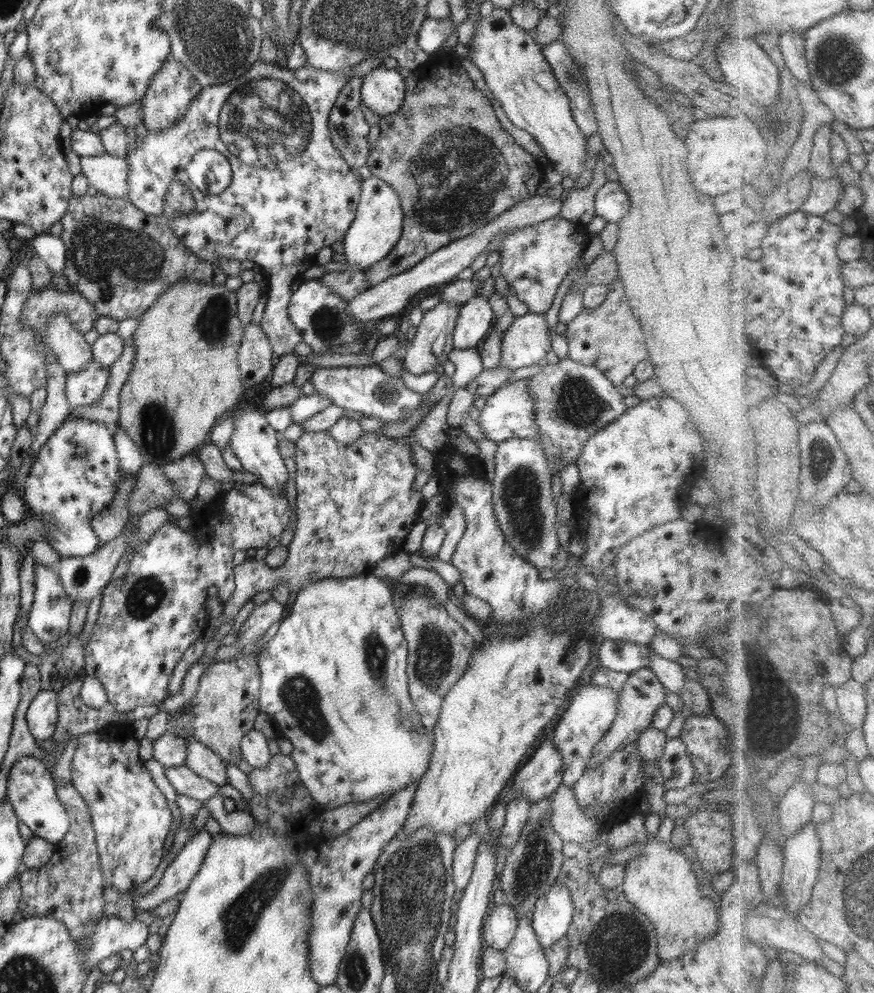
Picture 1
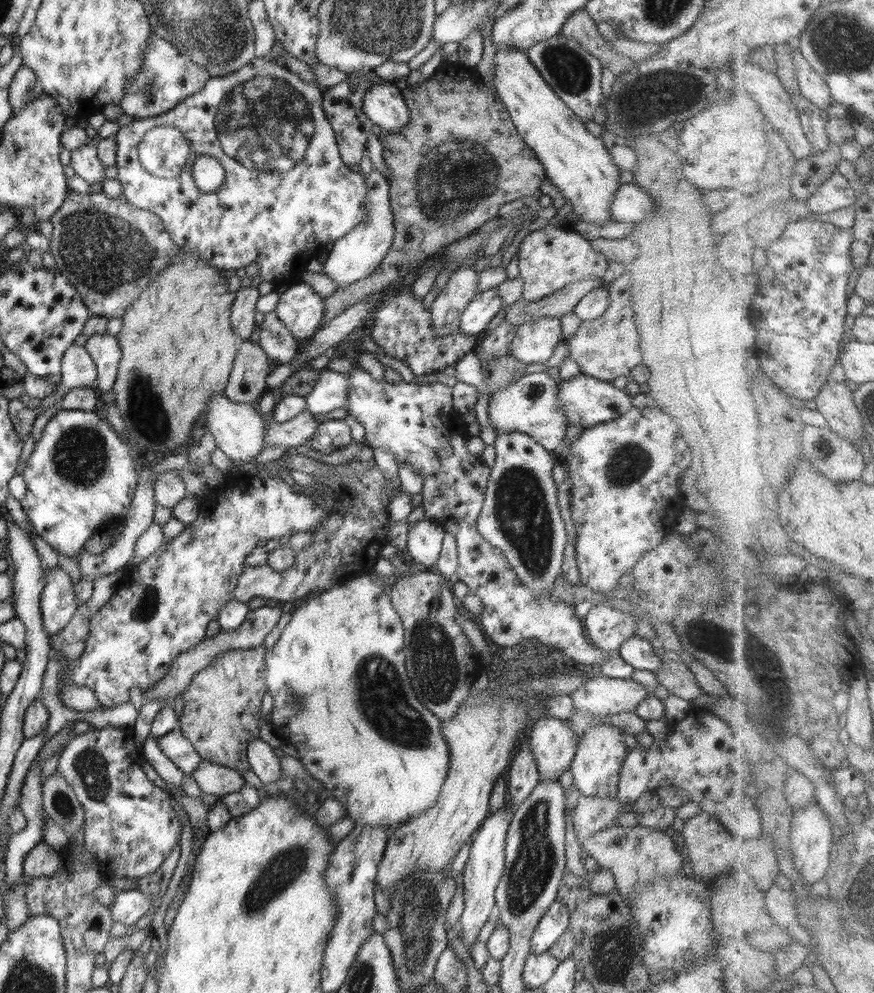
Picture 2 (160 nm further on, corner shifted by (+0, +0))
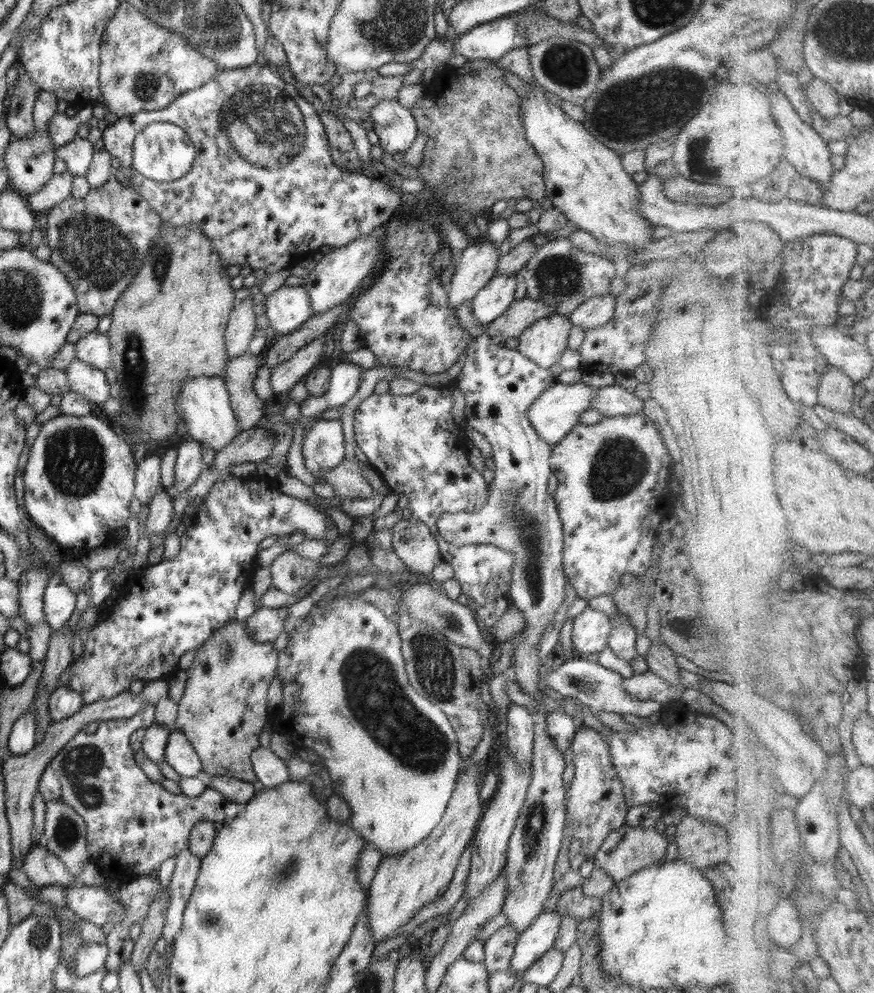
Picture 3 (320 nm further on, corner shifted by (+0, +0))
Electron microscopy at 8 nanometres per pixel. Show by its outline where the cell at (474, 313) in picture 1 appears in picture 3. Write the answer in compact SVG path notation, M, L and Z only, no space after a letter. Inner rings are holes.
M495 274L472 298L472 314L482 325L490 324L515 301L516 275Z

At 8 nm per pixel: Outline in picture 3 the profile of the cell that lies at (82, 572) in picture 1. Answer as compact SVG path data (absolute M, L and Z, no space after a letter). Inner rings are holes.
M144 457L135 467L135 498L140 500L142 505L147 505L162 488L161 458Z

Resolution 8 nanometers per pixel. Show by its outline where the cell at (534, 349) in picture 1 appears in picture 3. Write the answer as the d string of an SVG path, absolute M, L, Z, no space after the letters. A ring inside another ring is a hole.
M552 313L550 316L542 317L540 320L533 322L528 328L524 329L524 332L518 337L517 349L530 361L536 362L542 369L548 369L559 362L562 358L562 352L568 348L568 335L572 327L573 324L569 317Z

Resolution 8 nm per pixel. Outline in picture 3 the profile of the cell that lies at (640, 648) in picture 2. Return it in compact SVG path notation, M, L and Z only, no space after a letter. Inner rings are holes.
M622 614L617 620L611 621L611 629L607 638L607 647L629 663L639 654L636 650L637 630L631 625L629 617Z

